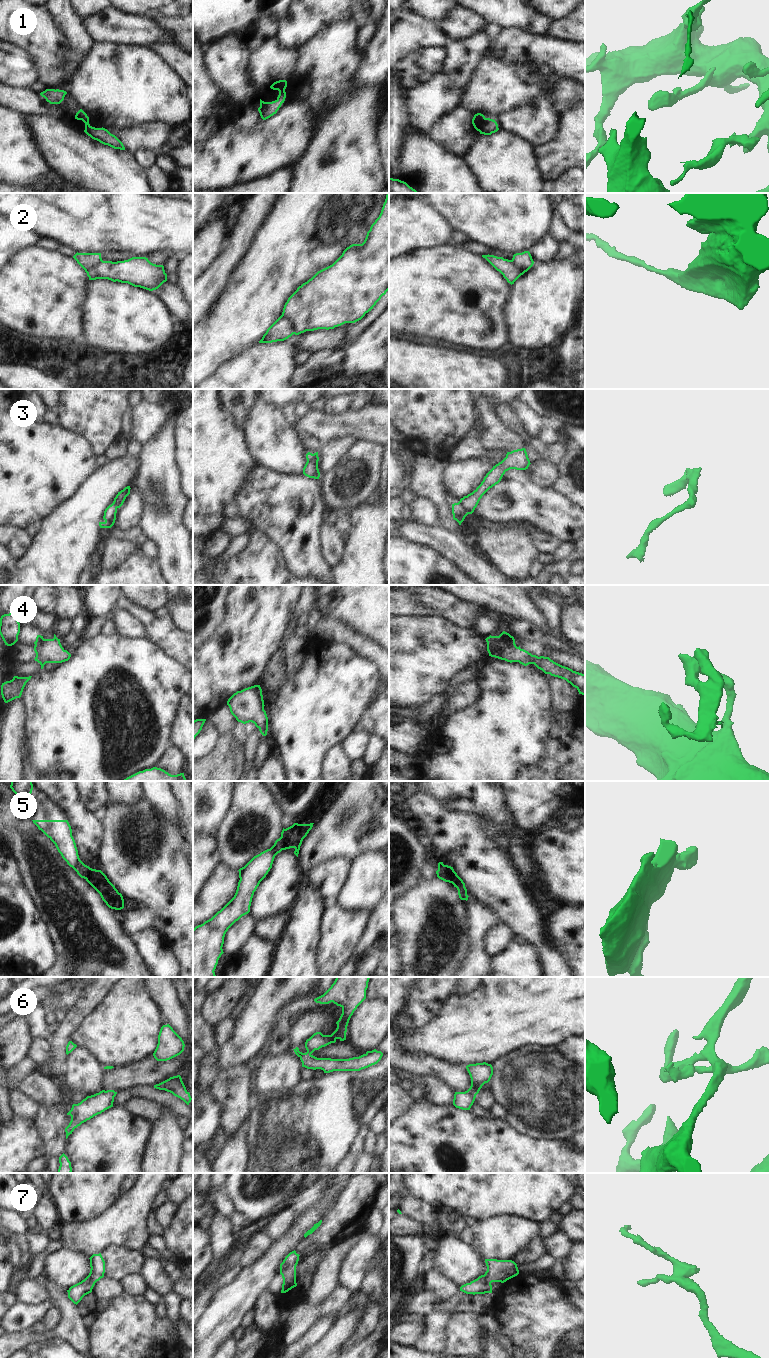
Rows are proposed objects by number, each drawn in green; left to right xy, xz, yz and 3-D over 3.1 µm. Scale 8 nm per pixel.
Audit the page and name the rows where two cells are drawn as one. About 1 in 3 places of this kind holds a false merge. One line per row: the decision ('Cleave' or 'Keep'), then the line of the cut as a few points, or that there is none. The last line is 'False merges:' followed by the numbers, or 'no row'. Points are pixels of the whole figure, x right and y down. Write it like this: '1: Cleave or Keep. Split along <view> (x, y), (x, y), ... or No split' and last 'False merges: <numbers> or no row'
1: Keep. No split
2: Cleave. Split along xz (281, 315), (291, 322), (294, 333)
3: Cleave. Split along yz (456, 503), (472, 512)
4: Keep. No split
5: Cleave. Split along yz (436, 873), (439, 871), (449, 871), (456, 877)
6: Cleave. Split along xz (310, 1055), (303, 1054), (300, 1057)
7: Keep. No split
False merges: 2, 3, 5, 6

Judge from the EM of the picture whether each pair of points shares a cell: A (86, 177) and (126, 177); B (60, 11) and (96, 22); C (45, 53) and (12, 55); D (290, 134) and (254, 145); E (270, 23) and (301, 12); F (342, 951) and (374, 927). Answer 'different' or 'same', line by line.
A: same
B: different
C: different
D: same
E: different
F: different

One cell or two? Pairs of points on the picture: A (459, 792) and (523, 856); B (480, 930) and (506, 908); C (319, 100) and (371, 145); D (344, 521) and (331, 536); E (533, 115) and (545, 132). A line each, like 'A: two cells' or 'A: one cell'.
A: one cell
B: two cells
C: one cell
D: two cells
E: one cell

